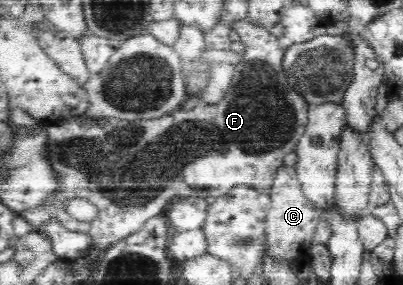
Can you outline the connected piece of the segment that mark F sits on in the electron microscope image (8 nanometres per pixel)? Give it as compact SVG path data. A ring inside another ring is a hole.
M245 20L234 22L232 31L236 39L244 44L242 60L235 65L232 85L228 97L216 105L200 103L194 109L174 110L156 119L145 119L126 122L124 118L93 118L88 114L71 117L58 123L46 124L45 156L52 171L57 175L58 201L52 207L44 200L38 207L22 210L19 217L24 217L32 225L40 225L48 219L58 219L68 231L84 233L98 245L96 253L120 241L122 237L132 235L148 218L165 213L180 197L188 197L190 189L212 191L220 189L218 195L226 195L236 185L251 185L269 193L276 170L284 163L284 156L295 151L296 145L304 135L309 122L309 103L287 85L282 70L284 50L276 36L268 29L256 27ZM84 197L94 202L100 215L92 221L76 221L66 217L66 211L60 207L62 199Z

